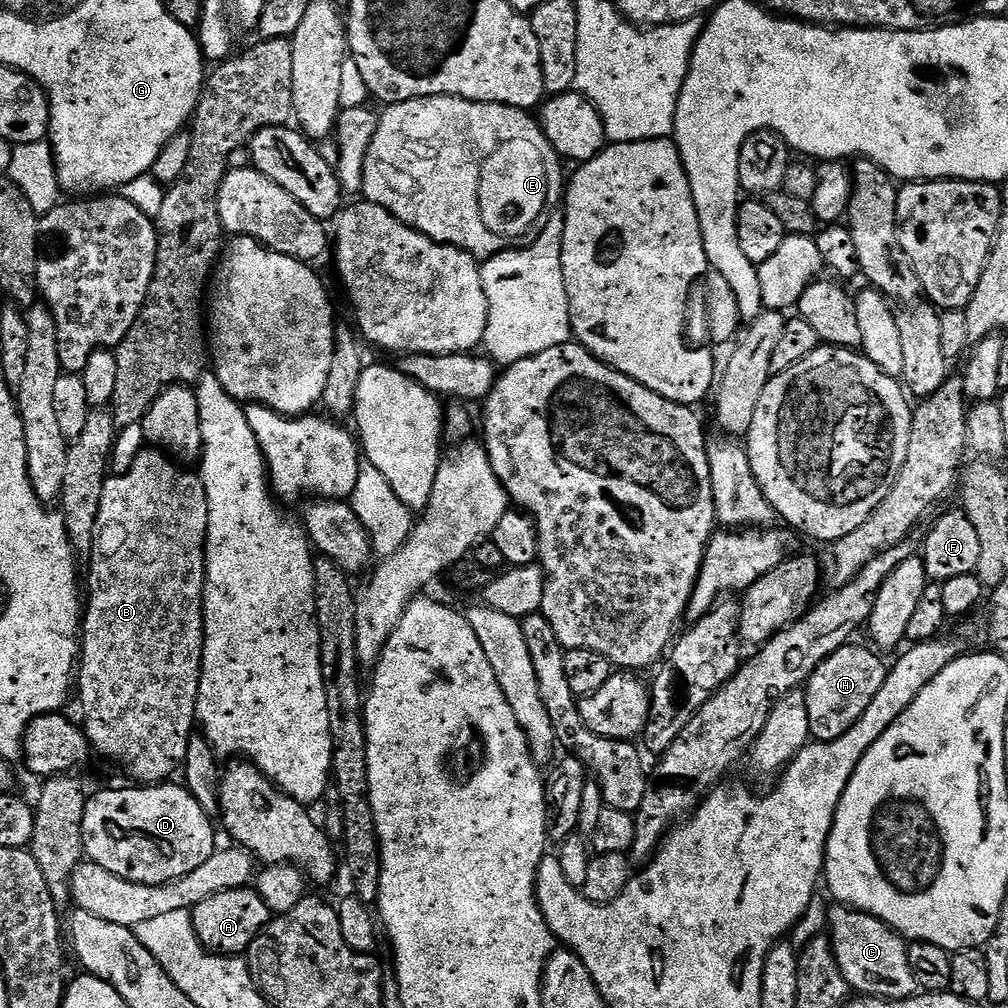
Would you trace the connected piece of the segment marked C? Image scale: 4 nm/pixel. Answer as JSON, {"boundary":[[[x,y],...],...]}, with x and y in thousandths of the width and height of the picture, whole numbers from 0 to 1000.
{"boundary":[[[840,899],[826,900],[820,906],[820,920],[823,922],[825,945],[831,954],[831,962],[835,962],[835,970],[839,970],[846,985],[875,992],[897,992],[910,987],[911,977],[903,962],[898,930],[886,925],[870,909]]]}

